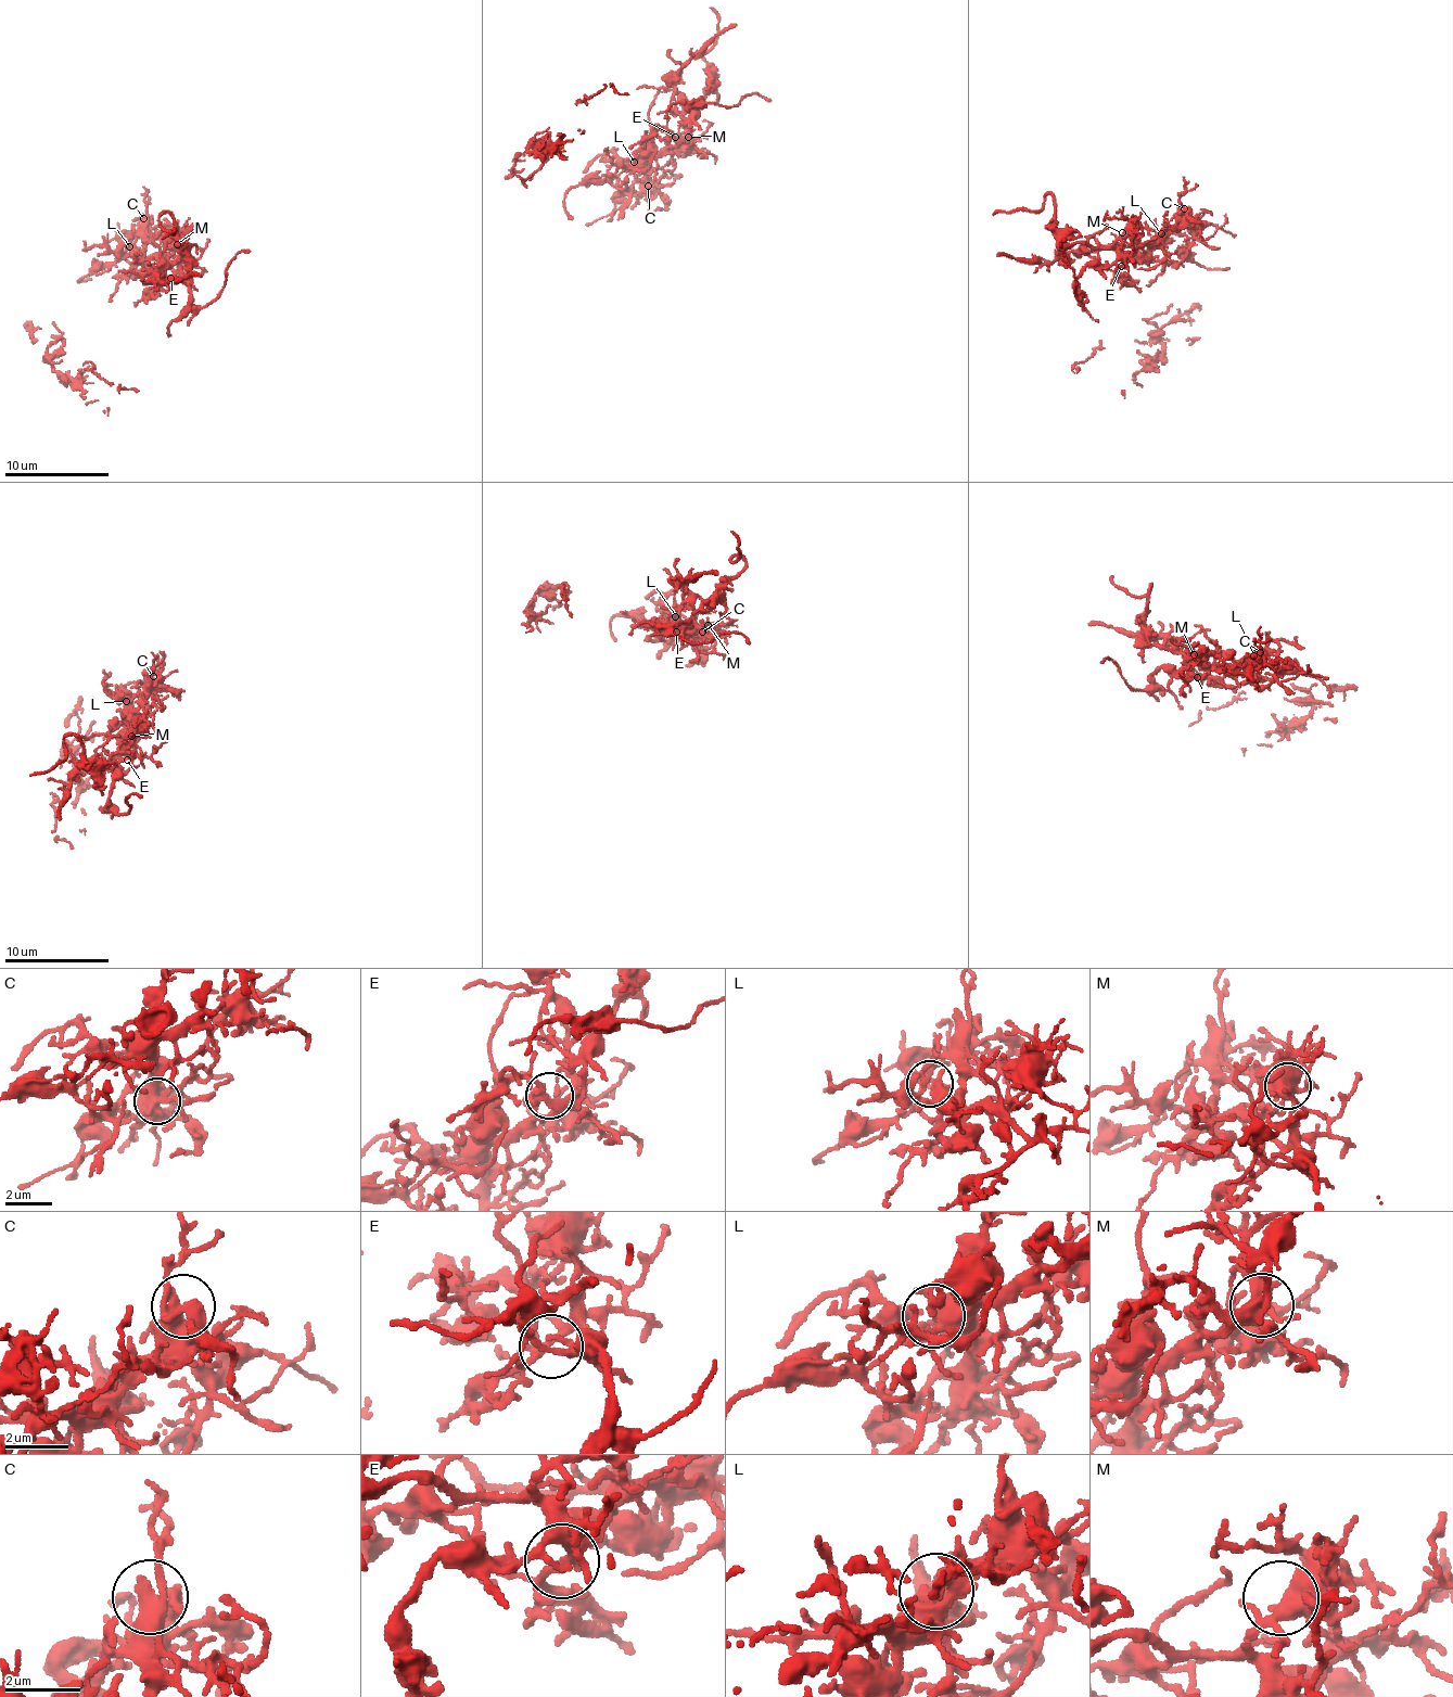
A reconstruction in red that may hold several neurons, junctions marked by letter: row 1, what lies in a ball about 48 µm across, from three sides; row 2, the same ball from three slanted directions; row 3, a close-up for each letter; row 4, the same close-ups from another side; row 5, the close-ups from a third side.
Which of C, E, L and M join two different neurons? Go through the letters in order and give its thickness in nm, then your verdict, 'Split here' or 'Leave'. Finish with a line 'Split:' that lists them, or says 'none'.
C: Thickness 400 nm. Leave
E: Thickness 240 nm. Leave
L: Thickness 360 nm. Leave
M: Thickness 400 nm. Leave
Split: none

